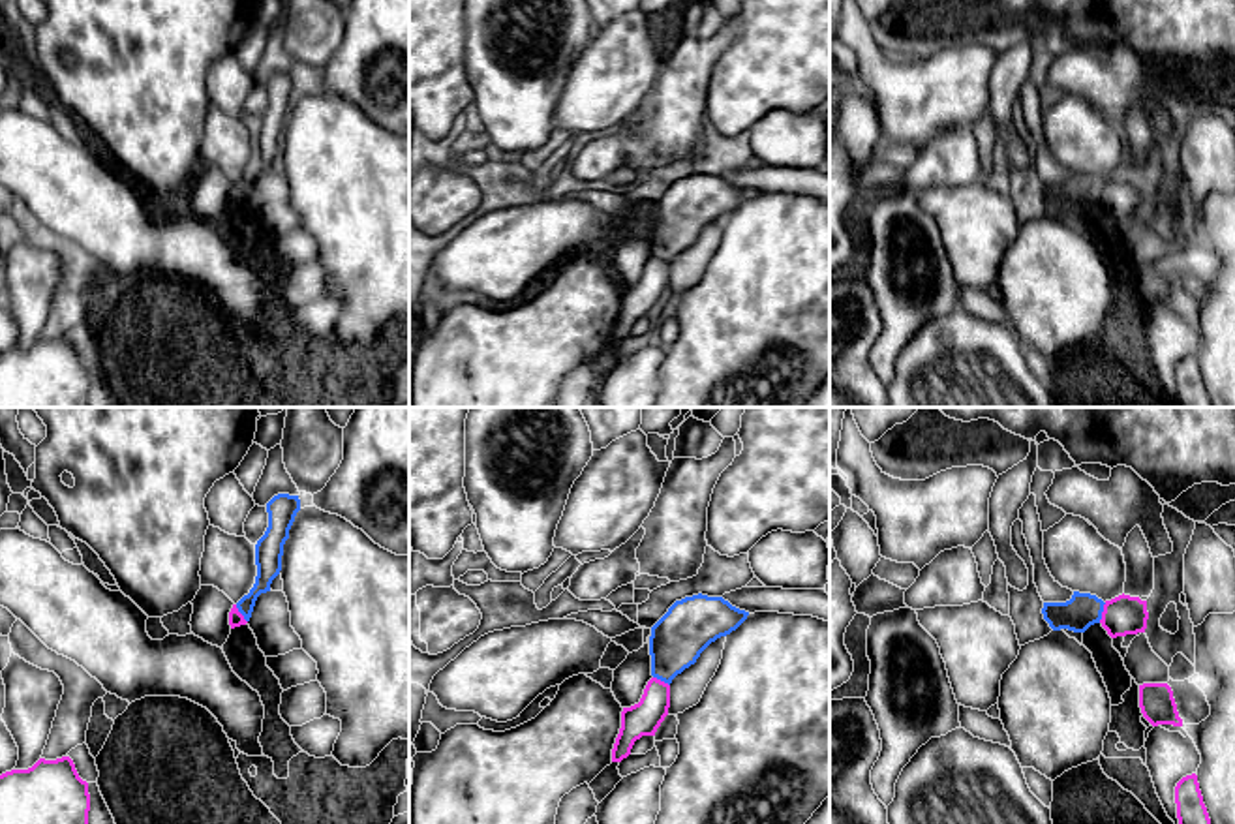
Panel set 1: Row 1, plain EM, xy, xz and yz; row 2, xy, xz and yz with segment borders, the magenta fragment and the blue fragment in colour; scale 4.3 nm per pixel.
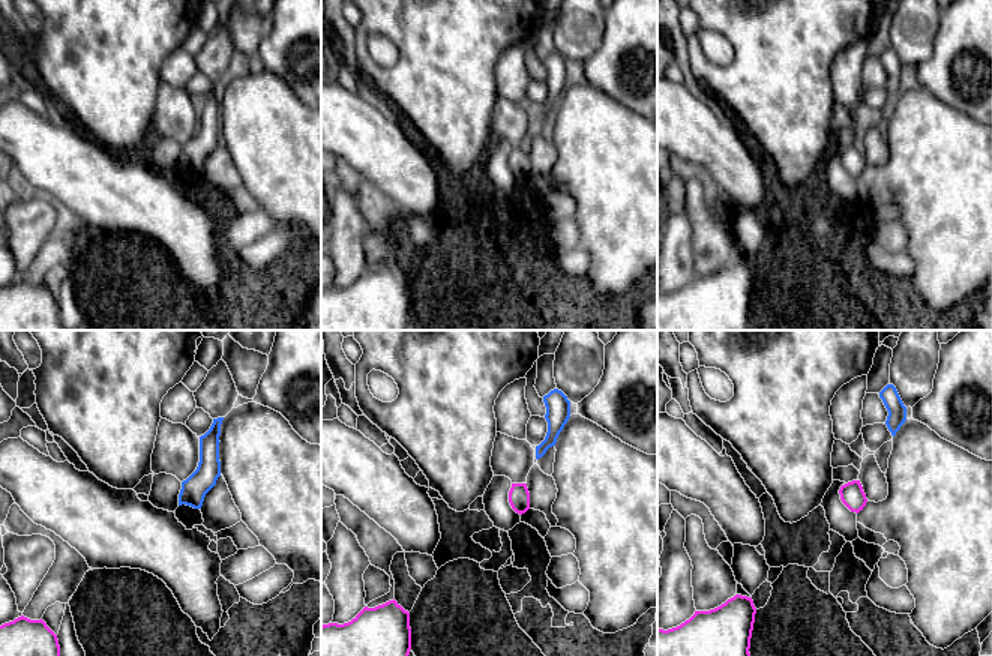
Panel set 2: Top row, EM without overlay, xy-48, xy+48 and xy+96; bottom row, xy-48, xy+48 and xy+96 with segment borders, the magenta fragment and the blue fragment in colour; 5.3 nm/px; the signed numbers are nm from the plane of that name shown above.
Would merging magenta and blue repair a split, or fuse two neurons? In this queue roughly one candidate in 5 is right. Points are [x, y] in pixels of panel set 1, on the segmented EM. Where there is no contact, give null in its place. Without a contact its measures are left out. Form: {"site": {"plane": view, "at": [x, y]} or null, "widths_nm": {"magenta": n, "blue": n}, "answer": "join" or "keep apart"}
{"site": {"plane": "yz", "at": [1102, 612]}, "widths_nm": {"magenta": 170, "blue": 150}, "answer": "keep apart"}

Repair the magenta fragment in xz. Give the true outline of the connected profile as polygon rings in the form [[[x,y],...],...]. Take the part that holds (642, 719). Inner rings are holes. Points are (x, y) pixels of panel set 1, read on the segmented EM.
[[[651,678],[638,704],[623,708],[621,728],[612,749],[612,762],[621,762],[631,755],[636,740],[655,736],[668,715],[670,685]]]

